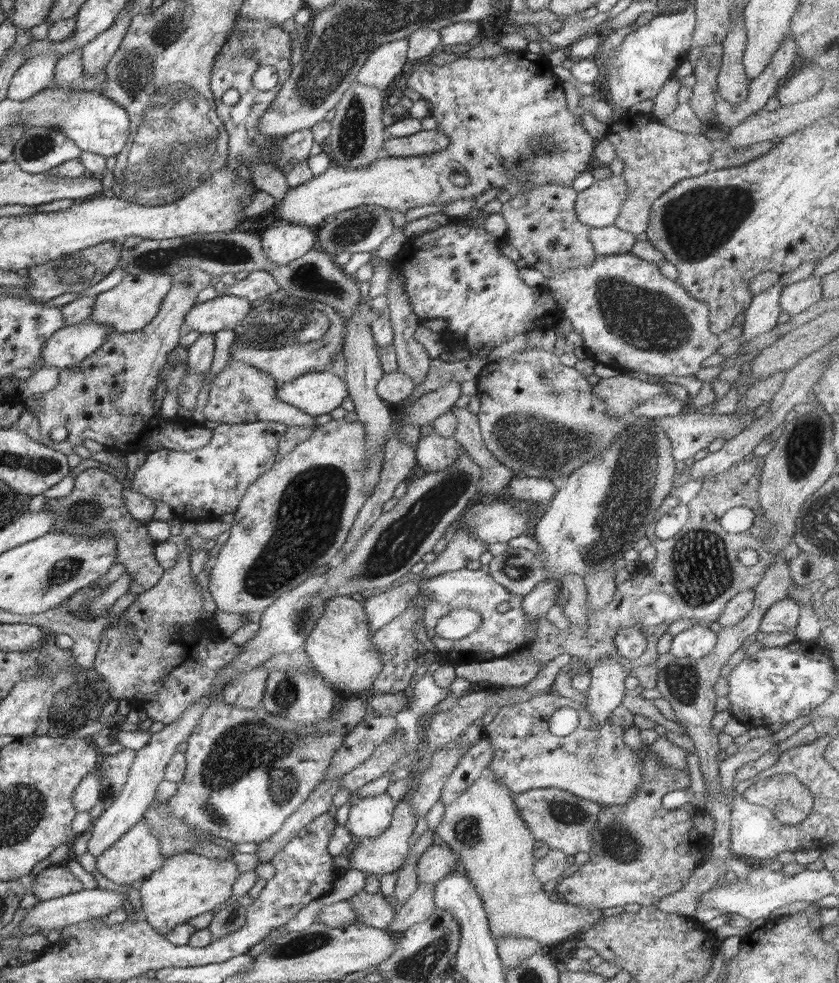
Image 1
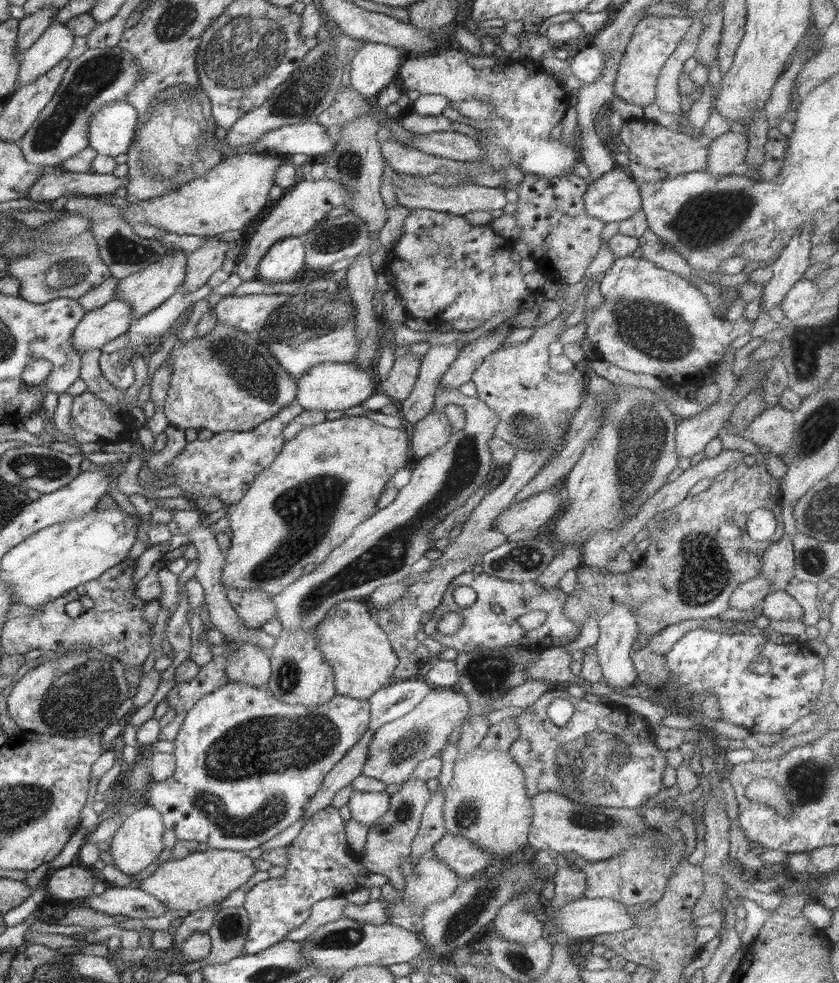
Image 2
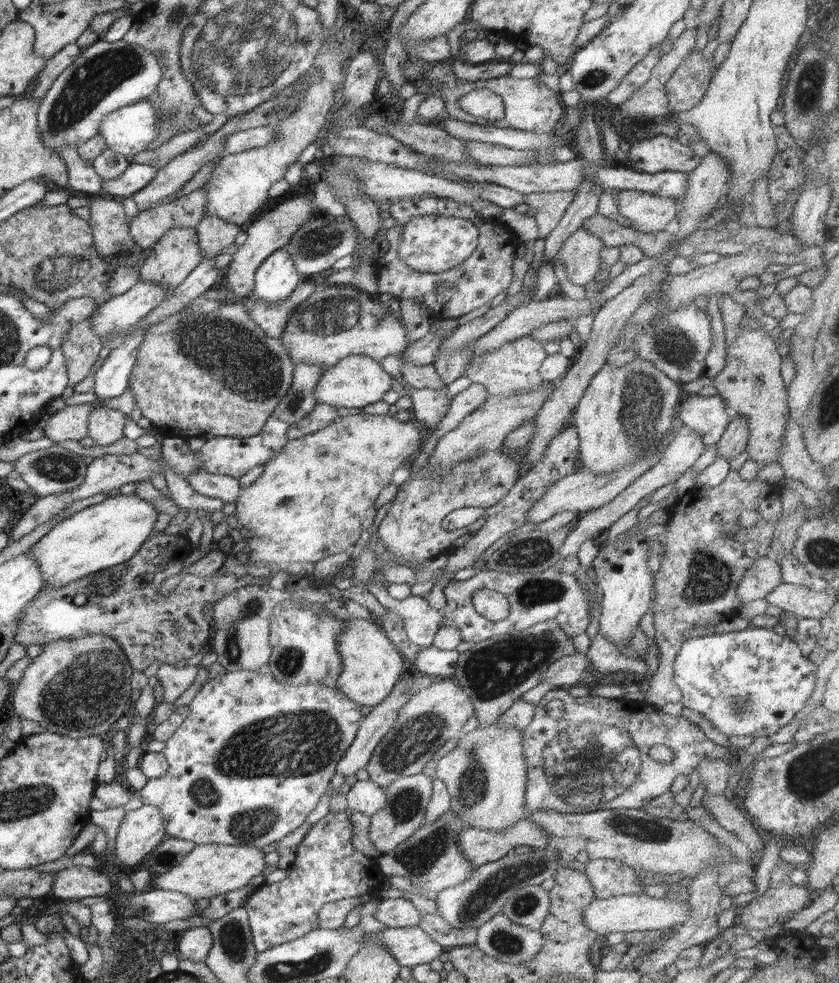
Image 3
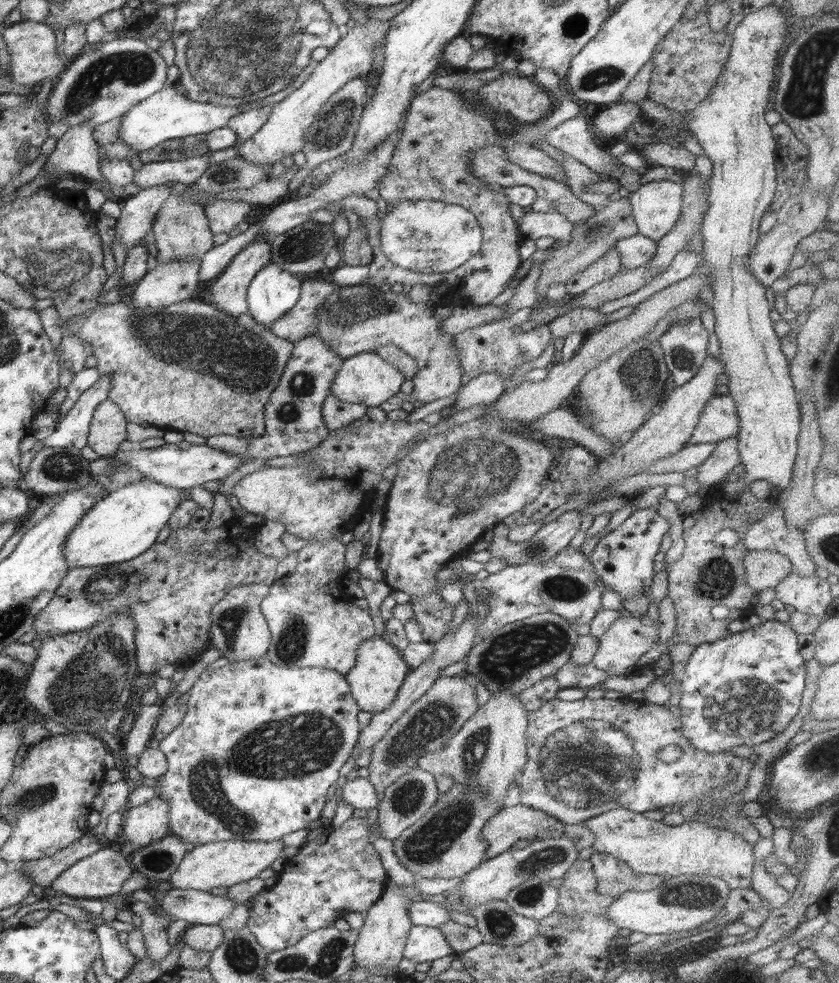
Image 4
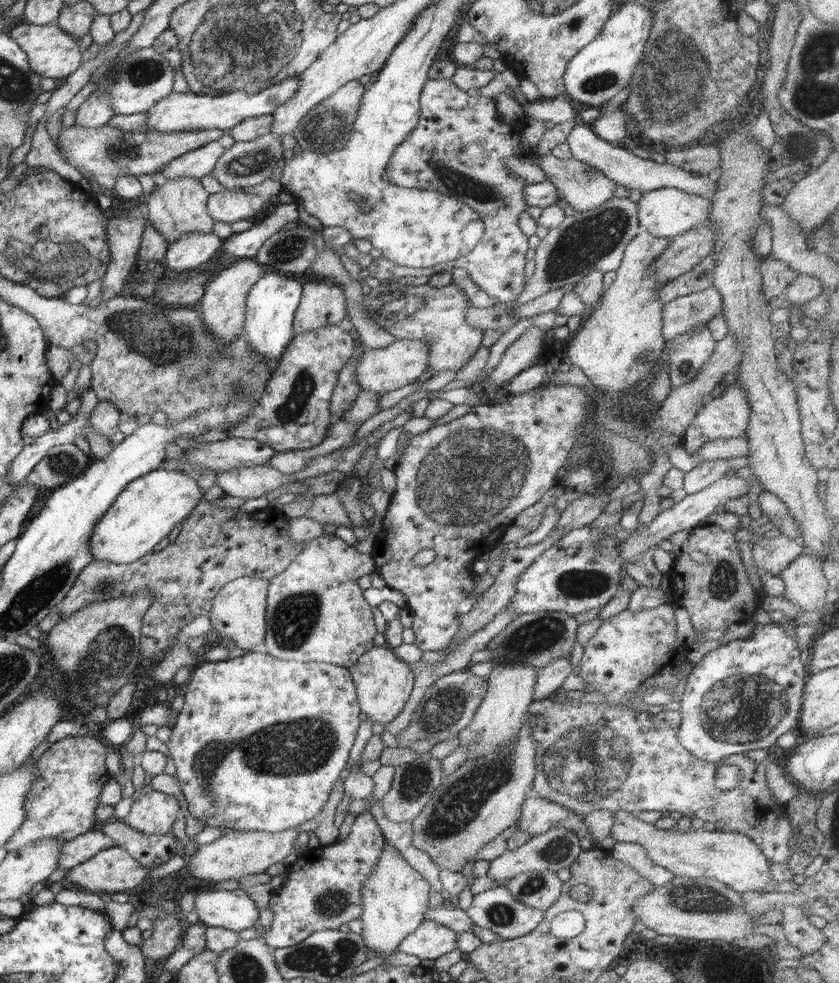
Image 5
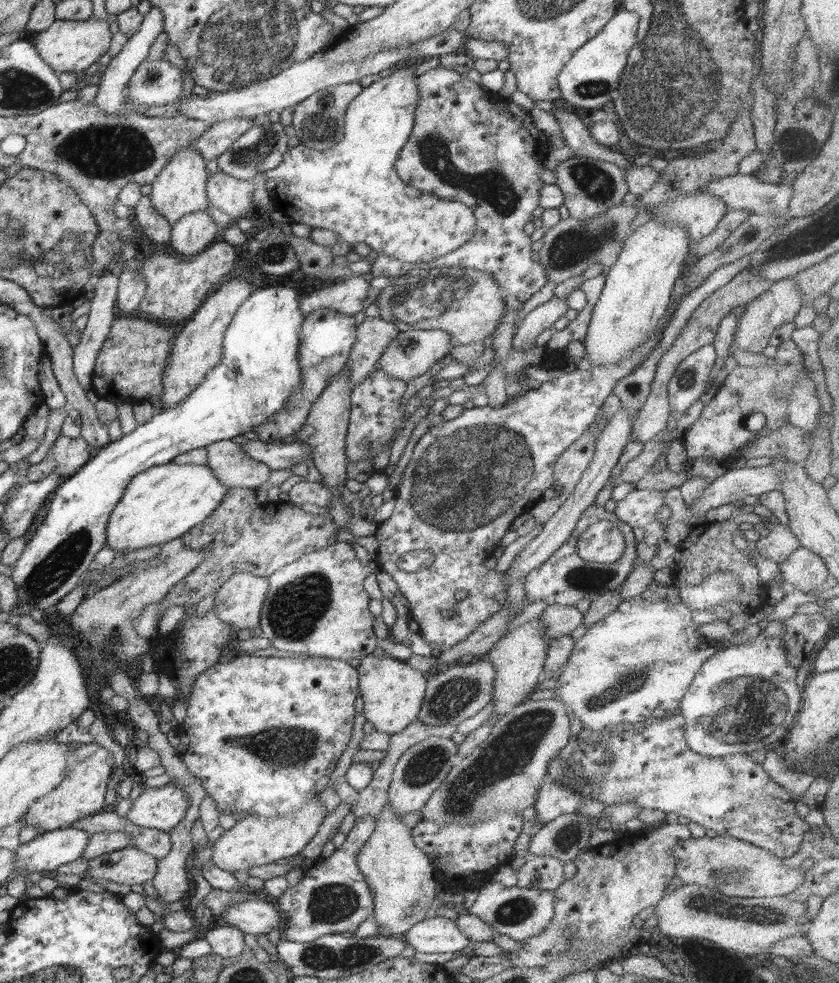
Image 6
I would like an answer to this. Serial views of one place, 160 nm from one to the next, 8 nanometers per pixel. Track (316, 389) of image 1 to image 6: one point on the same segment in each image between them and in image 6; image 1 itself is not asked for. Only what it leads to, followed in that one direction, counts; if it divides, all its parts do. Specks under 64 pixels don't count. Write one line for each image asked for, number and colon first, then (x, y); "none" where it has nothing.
2: (330, 386)
3: (356, 381)
4: (366, 378)
5: (380, 371)
6: (412, 353)

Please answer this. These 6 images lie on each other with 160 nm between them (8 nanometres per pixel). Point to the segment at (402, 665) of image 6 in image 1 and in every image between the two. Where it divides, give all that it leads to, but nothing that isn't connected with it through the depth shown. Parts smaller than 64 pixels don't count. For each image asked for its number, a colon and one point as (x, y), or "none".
1: (340, 647)
2: (353, 644)
3: (372, 665)
4: (380, 670)
5: (383, 683)

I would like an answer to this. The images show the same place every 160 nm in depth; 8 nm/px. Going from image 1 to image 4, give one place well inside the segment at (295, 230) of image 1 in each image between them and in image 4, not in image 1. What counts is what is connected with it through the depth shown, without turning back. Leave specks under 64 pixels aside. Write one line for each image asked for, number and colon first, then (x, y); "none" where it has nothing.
2: (285, 259)
3: (276, 277)
4: (273, 291)

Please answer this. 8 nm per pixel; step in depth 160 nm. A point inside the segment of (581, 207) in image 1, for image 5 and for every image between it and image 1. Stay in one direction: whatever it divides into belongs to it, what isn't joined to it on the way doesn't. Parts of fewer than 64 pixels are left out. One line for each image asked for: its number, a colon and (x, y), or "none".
2: (614, 197)
3: (648, 213)
4: (656, 206)
5: (668, 212)

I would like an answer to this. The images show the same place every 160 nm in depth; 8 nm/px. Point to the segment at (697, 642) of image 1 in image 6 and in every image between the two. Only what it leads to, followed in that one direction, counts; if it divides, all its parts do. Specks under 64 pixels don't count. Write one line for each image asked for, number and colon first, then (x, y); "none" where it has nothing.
2: (762, 687)
3: (753, 682)
4: (746, 688)
5: (743, 696)
6: (743, 698)

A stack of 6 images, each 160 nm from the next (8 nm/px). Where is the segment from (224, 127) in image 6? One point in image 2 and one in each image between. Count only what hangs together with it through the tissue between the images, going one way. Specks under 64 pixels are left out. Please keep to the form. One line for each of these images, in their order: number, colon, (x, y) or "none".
2: (52, 184)
3: (136, 176)
4: (186, 171)
5: (196, 164)

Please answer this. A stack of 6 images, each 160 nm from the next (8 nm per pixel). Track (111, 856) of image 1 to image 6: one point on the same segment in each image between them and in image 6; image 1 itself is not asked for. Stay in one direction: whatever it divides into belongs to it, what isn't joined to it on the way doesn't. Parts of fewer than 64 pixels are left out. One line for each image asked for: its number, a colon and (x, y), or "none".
2: (138, 842)
3: (142, 829)
4: (144, 824)
5: (153, 813)
6: (162, 808)

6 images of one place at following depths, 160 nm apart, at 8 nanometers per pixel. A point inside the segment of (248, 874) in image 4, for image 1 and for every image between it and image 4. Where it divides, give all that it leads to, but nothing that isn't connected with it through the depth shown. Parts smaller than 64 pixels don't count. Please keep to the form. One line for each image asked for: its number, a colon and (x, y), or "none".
1: (187, 885)
2: (202, 879)
3: (209, 870)

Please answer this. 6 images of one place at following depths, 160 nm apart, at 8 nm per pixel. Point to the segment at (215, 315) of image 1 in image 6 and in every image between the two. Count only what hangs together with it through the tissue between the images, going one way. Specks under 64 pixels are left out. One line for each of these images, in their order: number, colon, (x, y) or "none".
2: (248, 313)
3: (271, 317)
4: (300, 321)
5: (322, 304)
6: (345, 296)

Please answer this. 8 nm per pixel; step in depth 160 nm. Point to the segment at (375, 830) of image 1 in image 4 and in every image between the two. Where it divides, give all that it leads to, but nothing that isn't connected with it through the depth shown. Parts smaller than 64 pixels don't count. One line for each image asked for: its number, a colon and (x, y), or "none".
2: (367, 807)
3: (365, 796)
4: (359, 792)

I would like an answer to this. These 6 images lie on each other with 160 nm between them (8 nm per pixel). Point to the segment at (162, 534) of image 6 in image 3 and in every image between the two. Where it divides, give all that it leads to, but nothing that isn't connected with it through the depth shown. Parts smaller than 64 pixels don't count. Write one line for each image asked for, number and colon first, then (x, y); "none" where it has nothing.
3: (109, 533)
4: (120, 526)
5: (147, 510)

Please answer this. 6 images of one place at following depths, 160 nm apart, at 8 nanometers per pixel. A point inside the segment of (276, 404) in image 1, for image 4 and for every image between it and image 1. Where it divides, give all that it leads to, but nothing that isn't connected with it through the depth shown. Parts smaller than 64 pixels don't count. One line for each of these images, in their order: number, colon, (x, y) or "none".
2: (227, 380)
3: (209, 375)
4: (189, 367)

